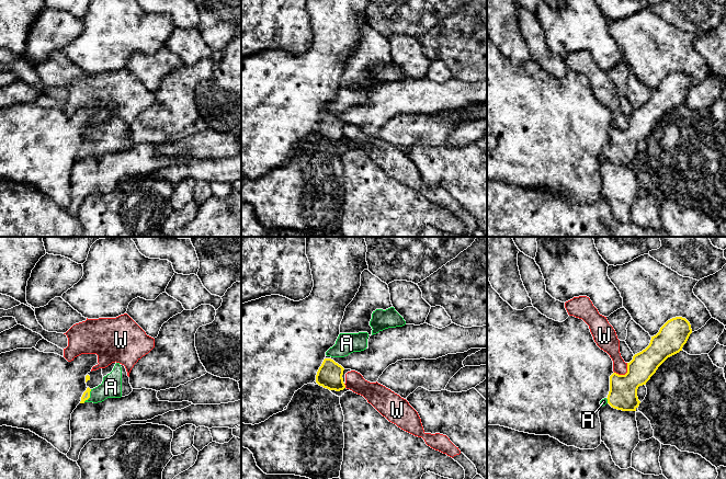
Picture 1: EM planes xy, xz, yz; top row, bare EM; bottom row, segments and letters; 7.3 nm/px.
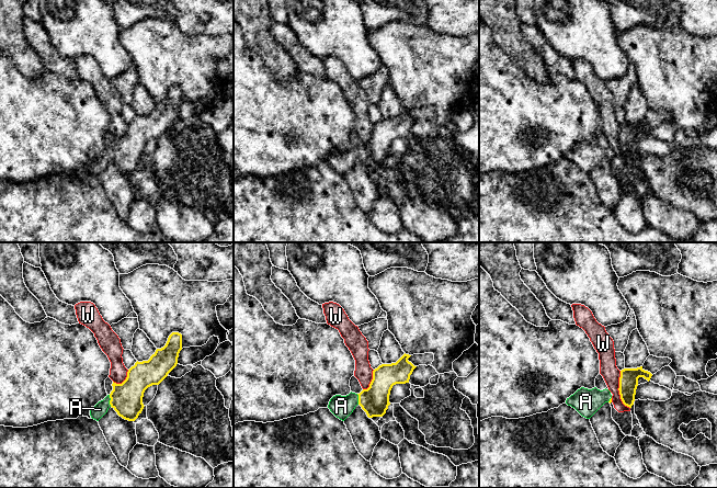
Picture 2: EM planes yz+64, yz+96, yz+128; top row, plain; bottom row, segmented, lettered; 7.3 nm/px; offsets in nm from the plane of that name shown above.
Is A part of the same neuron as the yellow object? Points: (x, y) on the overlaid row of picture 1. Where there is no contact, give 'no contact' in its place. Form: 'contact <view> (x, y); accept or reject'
contact xy (89, 396); accept

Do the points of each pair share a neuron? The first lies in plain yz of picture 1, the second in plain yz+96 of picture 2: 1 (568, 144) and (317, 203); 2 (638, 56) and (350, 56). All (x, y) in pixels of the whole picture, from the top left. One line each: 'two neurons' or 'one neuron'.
1: two neurons
2: two neurons

